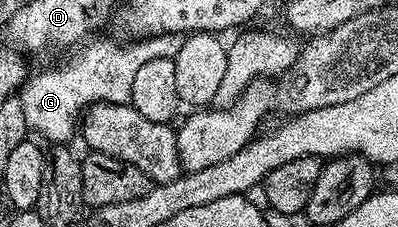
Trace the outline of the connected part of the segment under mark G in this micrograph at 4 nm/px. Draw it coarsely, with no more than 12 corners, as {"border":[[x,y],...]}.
{"border":[[176,32],[90,44],[20,89],[26,127],[66,142],[91,104],[129,104]]}

